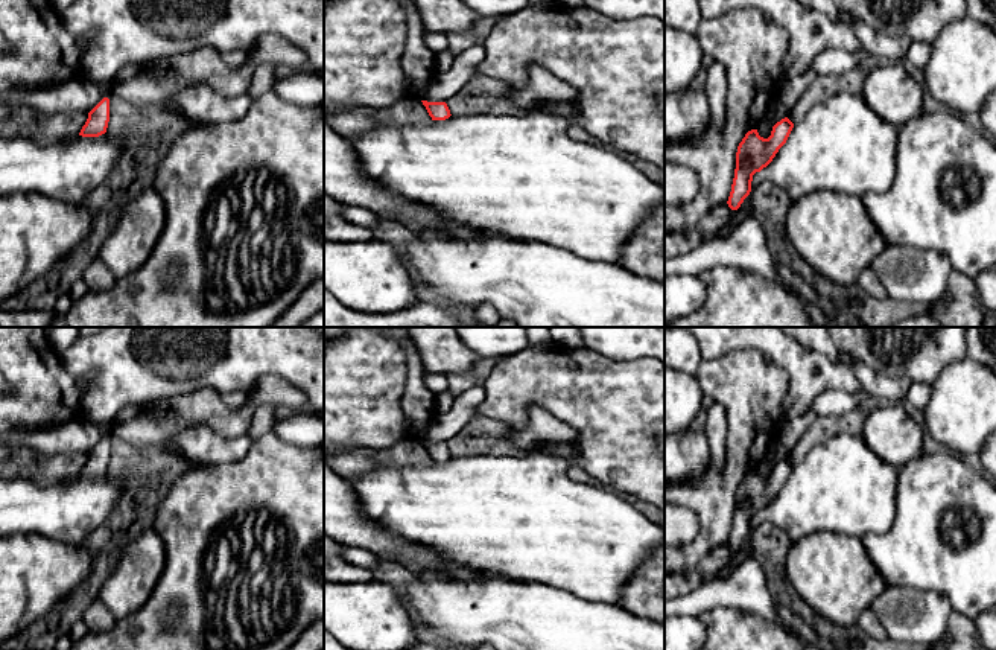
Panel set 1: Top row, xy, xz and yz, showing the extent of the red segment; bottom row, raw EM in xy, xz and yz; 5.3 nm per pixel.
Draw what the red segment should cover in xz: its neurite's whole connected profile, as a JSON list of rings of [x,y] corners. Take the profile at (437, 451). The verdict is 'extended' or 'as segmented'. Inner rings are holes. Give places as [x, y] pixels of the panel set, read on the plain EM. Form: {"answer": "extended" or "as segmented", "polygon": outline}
{"answer": "as segmented", "polygon": [[[427,441],[421,443],[426,448],[432,461],[446,461],[452,457],[446,443],[427,443]]]}

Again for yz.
{"answer": "as segmented", "polygon": [[[785,458],[772,467],[768,480],[760,478],[757,470],[745,475],[737,487],[734,519],[727,542],[731,551],[737,551],[750,536],[753,516],[772,502],[779,490],[786,484],[792,469],[794,464]]]}

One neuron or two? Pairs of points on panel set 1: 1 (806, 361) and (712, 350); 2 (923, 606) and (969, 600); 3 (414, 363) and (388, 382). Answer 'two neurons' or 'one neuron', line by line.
1: one neuron
2: two neurons
3: two neurons

